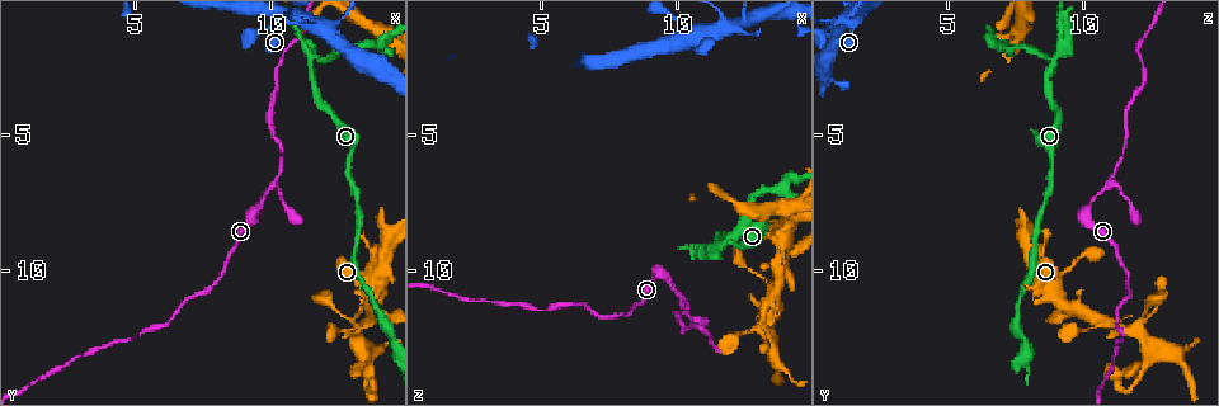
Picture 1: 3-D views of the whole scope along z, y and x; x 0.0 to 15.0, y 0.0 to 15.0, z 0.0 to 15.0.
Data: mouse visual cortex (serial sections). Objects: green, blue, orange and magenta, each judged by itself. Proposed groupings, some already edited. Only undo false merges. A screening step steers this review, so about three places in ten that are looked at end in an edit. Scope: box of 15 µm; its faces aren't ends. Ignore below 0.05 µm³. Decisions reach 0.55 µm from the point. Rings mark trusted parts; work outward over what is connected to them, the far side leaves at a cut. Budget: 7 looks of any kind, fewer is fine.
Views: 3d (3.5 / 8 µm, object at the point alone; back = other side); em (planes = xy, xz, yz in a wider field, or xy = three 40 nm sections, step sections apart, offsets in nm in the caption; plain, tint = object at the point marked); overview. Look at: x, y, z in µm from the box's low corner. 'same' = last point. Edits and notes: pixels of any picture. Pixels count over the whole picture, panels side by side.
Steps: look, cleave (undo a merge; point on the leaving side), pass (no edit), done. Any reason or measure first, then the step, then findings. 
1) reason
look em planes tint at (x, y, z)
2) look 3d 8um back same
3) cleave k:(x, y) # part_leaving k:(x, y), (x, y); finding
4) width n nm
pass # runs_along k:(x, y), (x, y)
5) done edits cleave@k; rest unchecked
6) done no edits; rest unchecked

abrupt turn
look 3d 3.5um at (10.2, 6.8, 11.2)

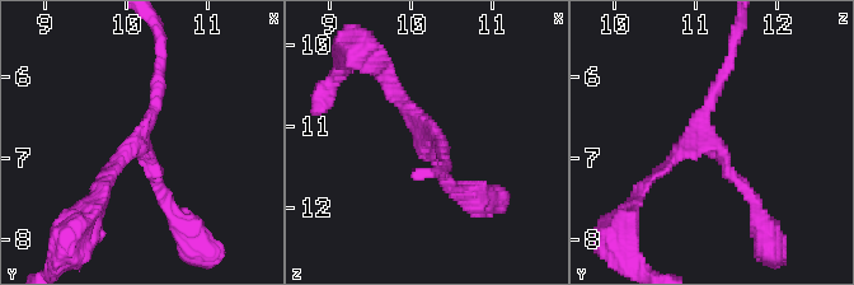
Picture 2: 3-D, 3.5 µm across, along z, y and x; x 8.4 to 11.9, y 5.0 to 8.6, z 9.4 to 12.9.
shape alone is not enough
look em xy step 3 tint at (10.20, 6.75, 11.10)

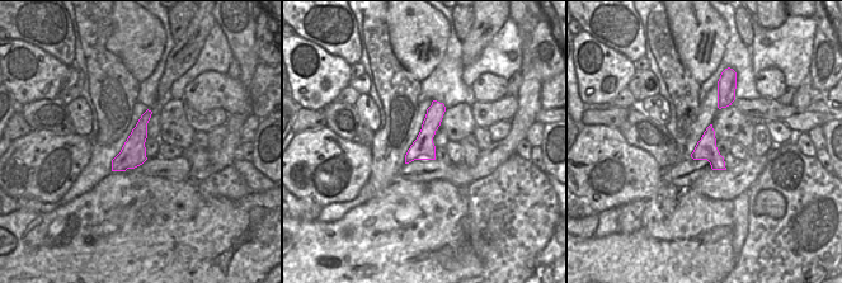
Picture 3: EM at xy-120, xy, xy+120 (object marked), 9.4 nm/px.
cut it another way
look em xy step 2 tint same

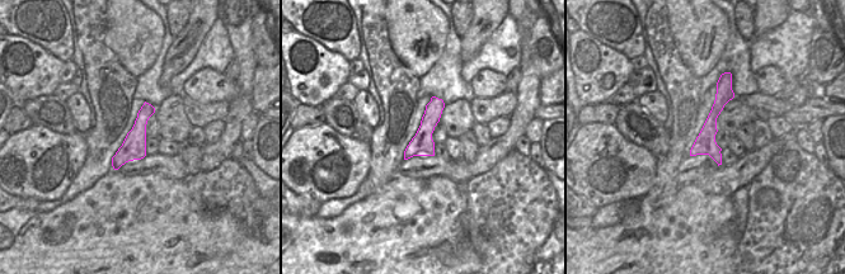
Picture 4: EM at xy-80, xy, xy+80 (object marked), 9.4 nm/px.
width 220 nm
pass # runs_along 4:(723, 86), (707, 138), (693, 152); continuous, no second cell

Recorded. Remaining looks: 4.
look 3d 3.5um back at (11.5, 2.1, 9.1)

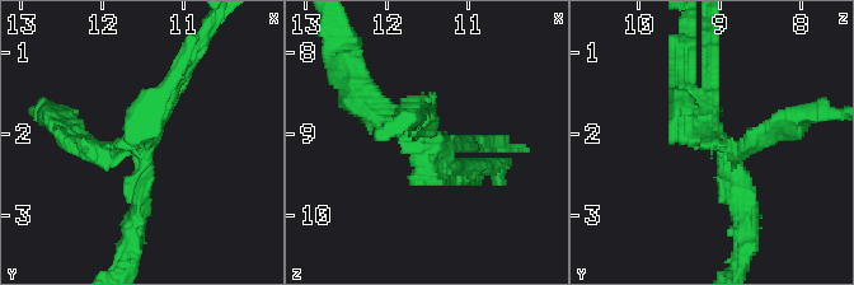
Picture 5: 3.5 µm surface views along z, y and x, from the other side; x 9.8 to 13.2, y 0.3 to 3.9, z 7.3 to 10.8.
look em xy step 2 tint at (11.55, 2.15, 9.00)

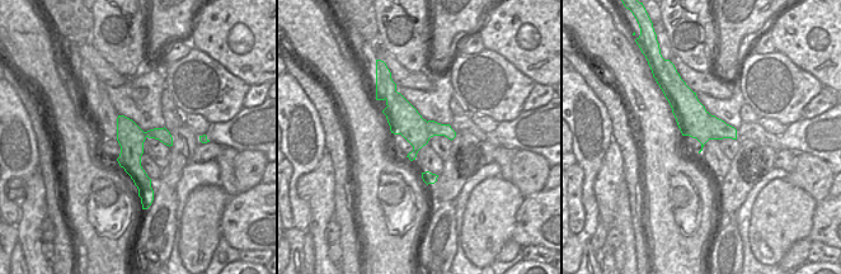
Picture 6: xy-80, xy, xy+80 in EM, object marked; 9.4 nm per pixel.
cleave 5:(376, 117) # part_leaving 5:(131, 145), (92, 153), (60, 117); two cells meet here

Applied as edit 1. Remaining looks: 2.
done edits cleave@5; rest unchecked

